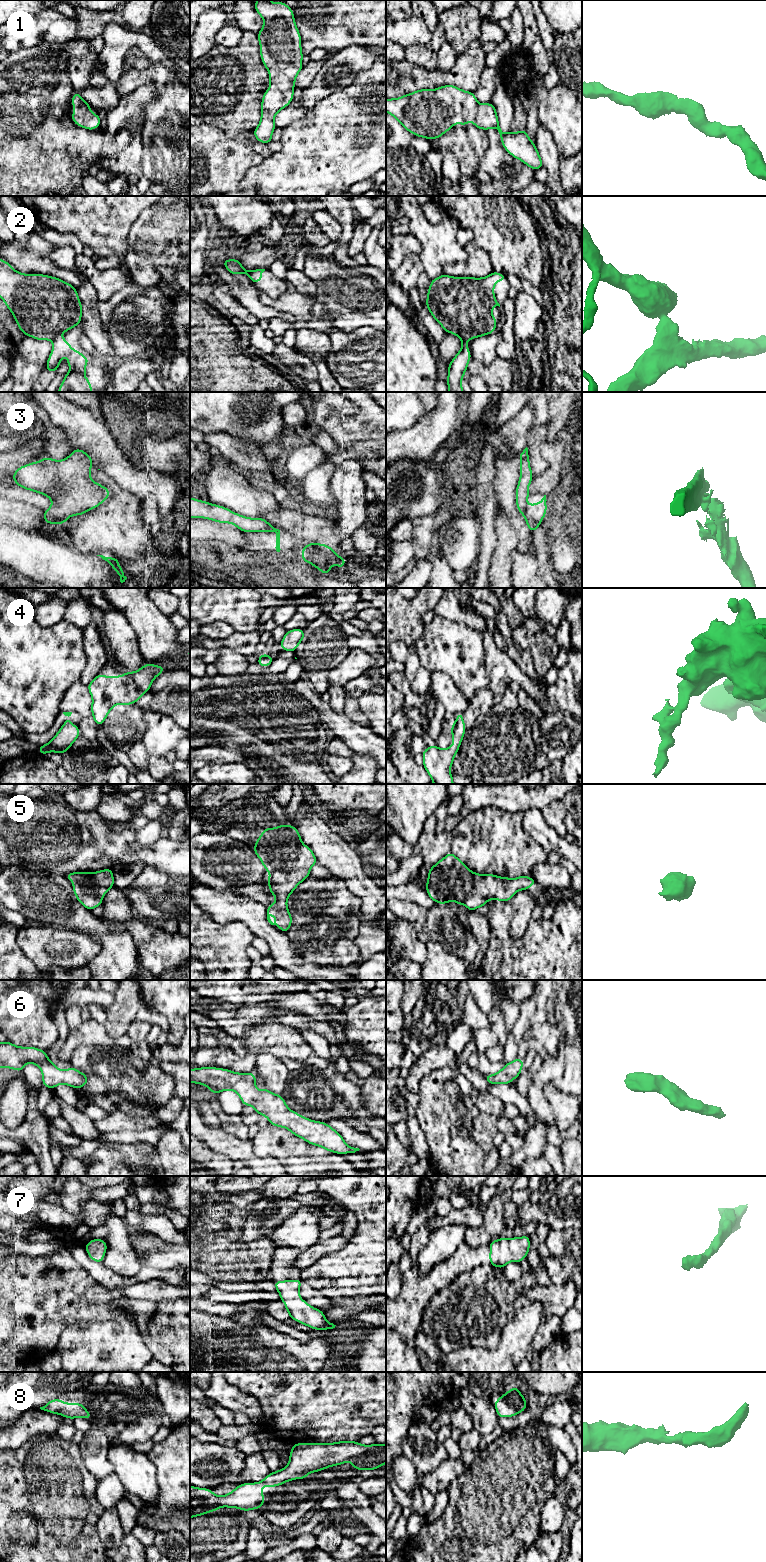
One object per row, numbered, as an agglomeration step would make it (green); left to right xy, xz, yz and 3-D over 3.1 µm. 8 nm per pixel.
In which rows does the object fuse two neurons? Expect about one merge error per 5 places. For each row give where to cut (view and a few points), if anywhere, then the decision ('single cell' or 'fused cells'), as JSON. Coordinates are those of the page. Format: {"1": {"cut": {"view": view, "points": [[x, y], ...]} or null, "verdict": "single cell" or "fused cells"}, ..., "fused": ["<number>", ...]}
{"1": {"cut": null, "verdict": "single cell"}, "2": {"cut": {"view": "xy", "points": [[57, 335], [53, 341]]}, "verdict": "fused cells"}, "3": {"cut": {"view": "yz", "points": [[527, 505], [527, 508], [522, 513]]}, "verdict": "fused cells"}, "4": {"cut": null, "verdict": "single cell"}, "5": {"cut": null, "verdict": "single cell"}, "6": {"cut": null, "verdict": "single cell"}, "7": {"cut": null, "verdict": "single cell"}, "8": {"cut": null, "verdict": "single cell"}, "fused": ["2", "3"]}

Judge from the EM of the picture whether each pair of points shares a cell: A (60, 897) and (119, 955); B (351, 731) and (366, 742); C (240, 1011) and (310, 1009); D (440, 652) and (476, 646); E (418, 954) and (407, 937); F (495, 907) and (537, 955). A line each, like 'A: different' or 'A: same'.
A: same
B: same
C: different
D: same
E: same
F: same

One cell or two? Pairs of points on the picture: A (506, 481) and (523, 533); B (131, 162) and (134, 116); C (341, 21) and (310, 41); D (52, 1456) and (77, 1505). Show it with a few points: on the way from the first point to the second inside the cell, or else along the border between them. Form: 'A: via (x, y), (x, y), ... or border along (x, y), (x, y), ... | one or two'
A: via (506, 494), (507, 505), (517, 520) | one
B: via (131, 151), (133, 127) | one
C: via (333, 22), (325, 30), (321, 30), (318, 33) | one
D: via (52, 1468), (52, 1475), (65, 1493) | one

